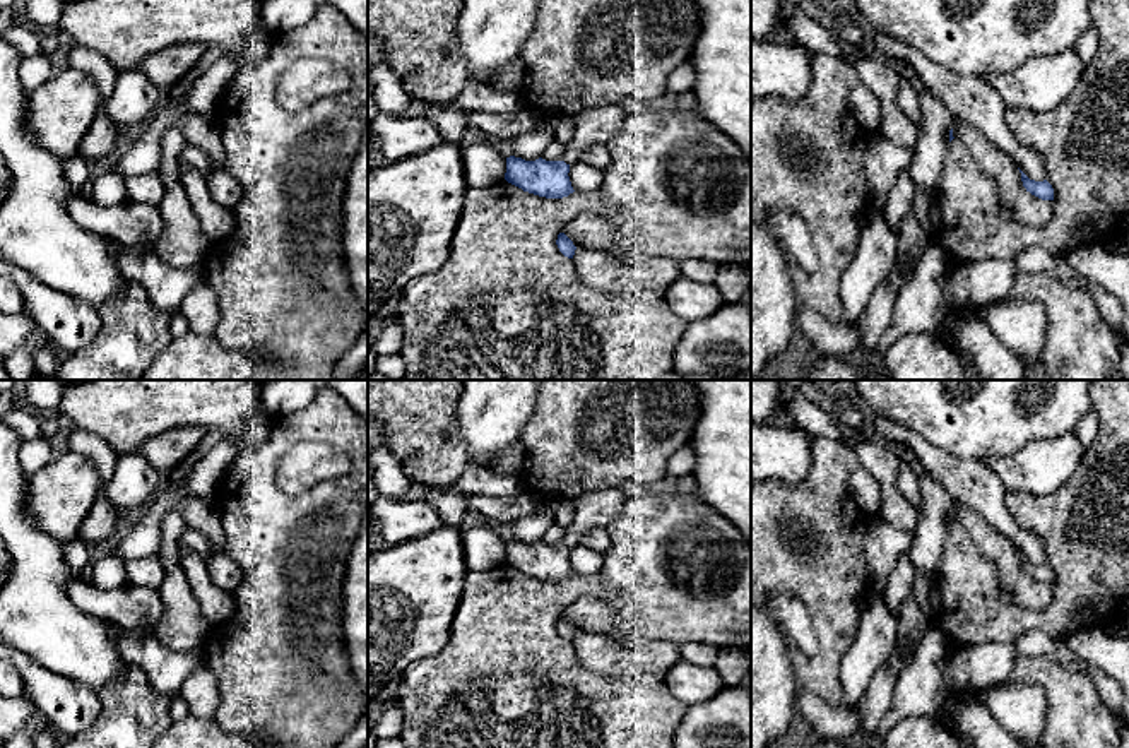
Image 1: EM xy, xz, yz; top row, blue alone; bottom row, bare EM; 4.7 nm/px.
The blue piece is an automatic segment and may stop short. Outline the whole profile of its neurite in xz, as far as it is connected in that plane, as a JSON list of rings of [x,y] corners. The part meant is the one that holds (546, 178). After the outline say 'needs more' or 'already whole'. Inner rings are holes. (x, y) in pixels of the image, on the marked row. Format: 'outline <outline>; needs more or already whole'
outline [[[607,104],[582,111],[573,116],[573,139],[566,145],[561,161],[525,161],[522,157],[506,157],[505,180],[523,192],[563,199],[573,193],[570,181],[570,166],[580,161],[582,154],[594,144],[607,144],[621,128],[635,104]]]; needs more

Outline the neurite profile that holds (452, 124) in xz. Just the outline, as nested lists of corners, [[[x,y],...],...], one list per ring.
[[[431,106],[426,110],[424,118],[431,120],[440,128],[443,140],[464,147],[464,134],[469,127],[467,111]]]

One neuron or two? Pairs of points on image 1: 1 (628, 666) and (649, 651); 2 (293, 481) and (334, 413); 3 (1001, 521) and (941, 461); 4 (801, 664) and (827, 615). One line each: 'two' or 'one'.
1: one
2: two
3: one
4: one

